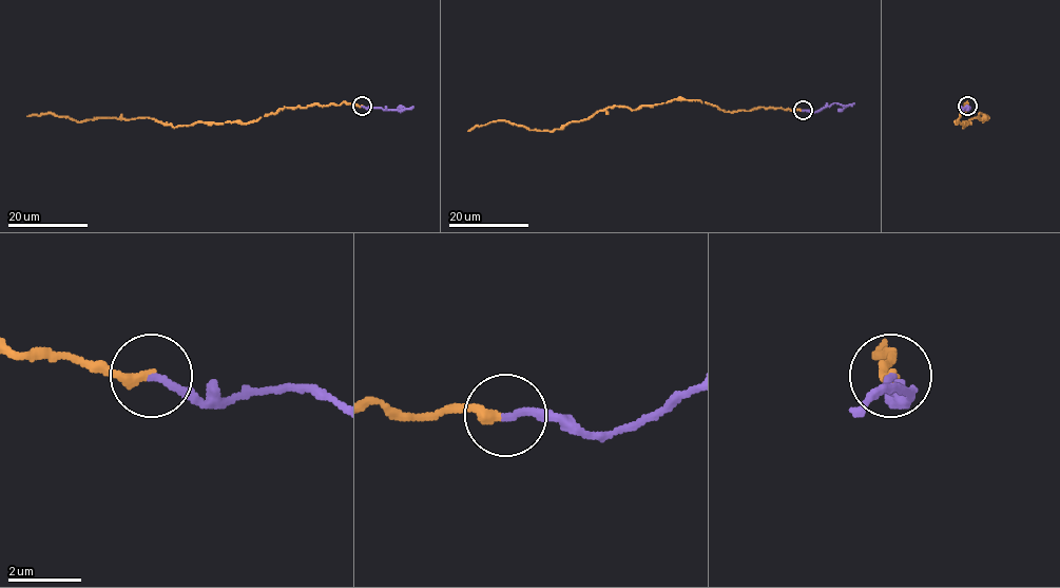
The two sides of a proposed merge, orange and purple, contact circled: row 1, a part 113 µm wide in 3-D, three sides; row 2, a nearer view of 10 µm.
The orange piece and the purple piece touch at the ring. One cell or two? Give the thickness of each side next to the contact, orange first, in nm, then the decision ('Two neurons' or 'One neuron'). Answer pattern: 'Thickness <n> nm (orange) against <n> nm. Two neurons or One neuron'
Thickness 280 nm (orange) against 200 nm. Two neurons

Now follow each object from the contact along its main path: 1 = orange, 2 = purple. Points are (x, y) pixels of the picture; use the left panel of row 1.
1: (361, 106), (284, 107), (247, 124), (173, 127), (147, 117), (77, 122), (44, 113), (26, 116)
2: (362, 106), (398, 110), (413, 106)

